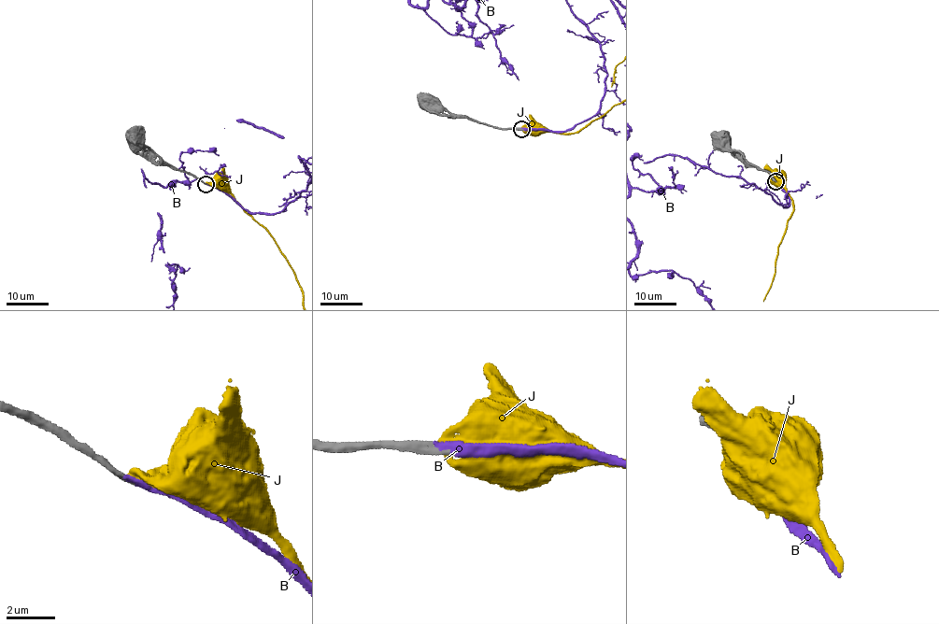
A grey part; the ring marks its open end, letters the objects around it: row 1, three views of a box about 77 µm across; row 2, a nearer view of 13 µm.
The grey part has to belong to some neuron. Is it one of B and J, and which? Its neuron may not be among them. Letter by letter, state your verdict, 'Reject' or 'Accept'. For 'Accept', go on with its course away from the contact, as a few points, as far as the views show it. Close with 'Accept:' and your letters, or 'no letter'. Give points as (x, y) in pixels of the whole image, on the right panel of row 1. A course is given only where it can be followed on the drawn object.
B: Accept
J: Reject
Accept: B

